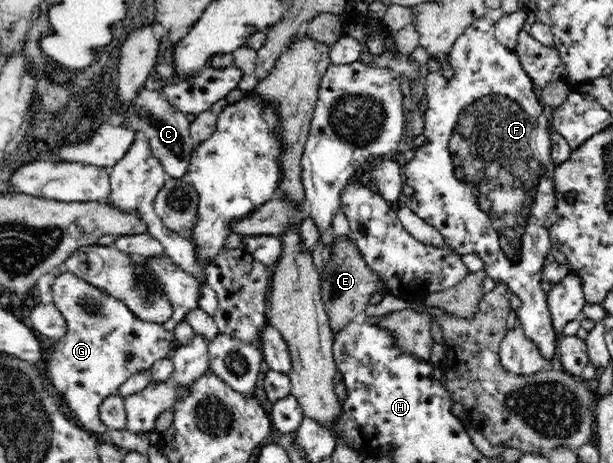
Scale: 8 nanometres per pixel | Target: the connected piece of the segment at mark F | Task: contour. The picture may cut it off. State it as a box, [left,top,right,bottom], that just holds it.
[403,16,559,361]

